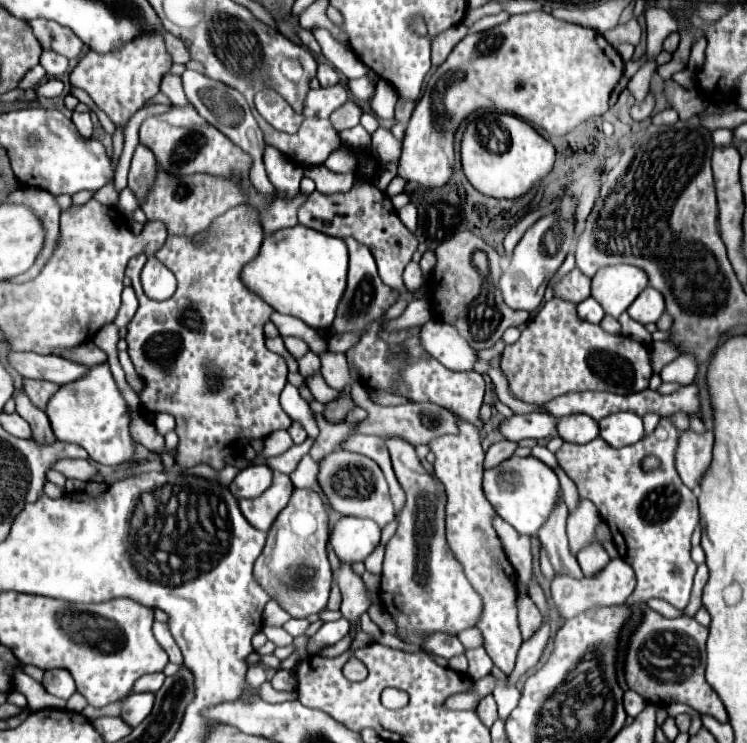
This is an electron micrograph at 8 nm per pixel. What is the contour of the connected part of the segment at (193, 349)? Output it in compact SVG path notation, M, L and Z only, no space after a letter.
M239 205L211 223L211 235L203 245L195 245L189 237L167 237L165 245L155 257L177 277L177 291L167 301L153 301L141 289L141 269L147 255L137 255L129 261L125 275L133 281L133 289L139 299L139 309L127 325L127 351L133 367L143 381L139 391L141 407L149 415L169 413L175 417L175 433L179 437L175 463L179 467L193 467L207 463L215 471L225 467L225 459L235 455L237 449L245 449L253 439L265 439L269 433L287 430L291 417L283 411L279 397L287 383L285 359L265 347L263 325L269 321L273 309L255 293L251 293L239 279L241 267L247 259L253 259L261 247L263 231L257 213L251 207Z

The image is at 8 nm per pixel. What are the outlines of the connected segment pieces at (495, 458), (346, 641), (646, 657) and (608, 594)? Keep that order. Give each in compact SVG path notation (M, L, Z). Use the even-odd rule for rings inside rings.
M499 441L499 443L493 443L491 447L489 447L489 451L485 453L485 469L491 469L491 467L497 467L499 463L503 463L505 459L509 459L513 453L515 453L515 449L517 449L519 445L517 443L513 443L513 441Z
M350 631L342 640L340 640L333 646L323 649L319 654L321 655L321 657L327 658L339 656L350 648L353 638L354 635Z
M643 605L643 619L629 637L625 655L625 681L629 689L637 691L647 703L667 707L669 703L685 703L699 715L711 715L721 723L727 723L727 711L717 693L705 681L705 641L707 627L693 617L665 619Z
M621 557L611 559L609 565L593 579L577 581L567 575L555 575L551 581L551 595L553 595L555 607L559 609L561 617L565 617L565 619L571 619L573 615L587 611L591 607L622 604L633 593L633 589L635 589L635 573L629 567L629 563L625 563Z

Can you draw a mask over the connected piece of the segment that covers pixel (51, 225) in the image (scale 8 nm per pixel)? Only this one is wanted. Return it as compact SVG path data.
M17 189L13 191L9 197L5 197L1 203L21 203L25 207L29 207L43 223L43 229L45 229L45 241L43 241L43 249L41 253L37 255L33 267L29 271L25 271L23 275L15 277L15 283L25 283L25 281L31 281L33 277L39 275L39 271L43 269L45 261L49 259L49 253L53 253L53 247L55 247L55 241L59 237L59 205L55 201L55 197L49 193L49 191L43 191L43 189Z

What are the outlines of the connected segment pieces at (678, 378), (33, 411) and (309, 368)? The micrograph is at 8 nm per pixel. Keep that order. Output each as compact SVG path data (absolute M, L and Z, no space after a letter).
M679 355L675 361L663 367L661 371L661 381L665 383L679 383L679 385L689 385L693 383L697 373L695 359L691 355Z
M21 391L21 395L15 397L17 403L17 413L27 419L27 423L31 425L31 433L33 433L33 441L39 445L51 445L55 441L55 435L51 431L49 419L45 415L45 411L33 407L33 403L29 403L29 397Z
M307 351L303 355L303 359L297 359L297 363L299 363L299 371L301 371L303 377L309 377L309 375L313 375L313 373L317 373L321 369L319 357L313 351Z

